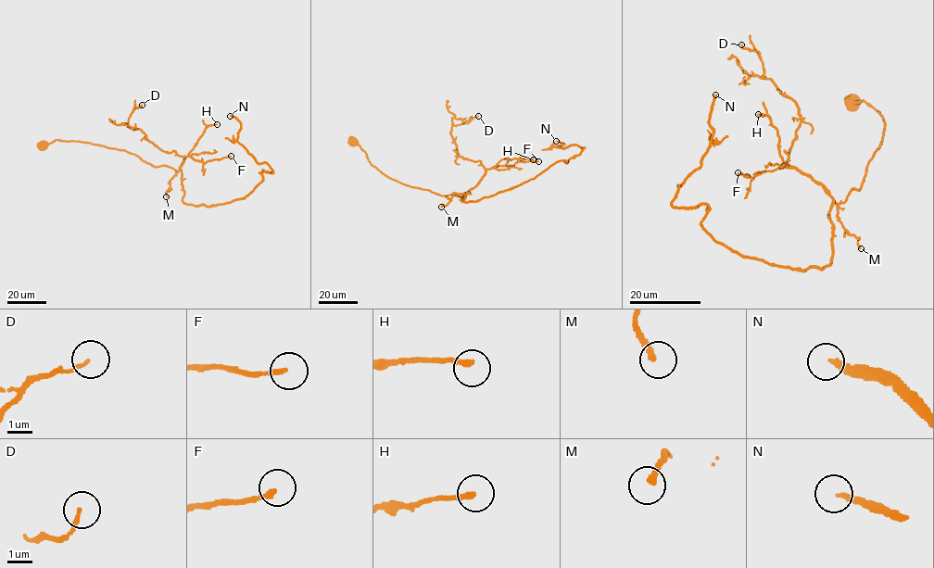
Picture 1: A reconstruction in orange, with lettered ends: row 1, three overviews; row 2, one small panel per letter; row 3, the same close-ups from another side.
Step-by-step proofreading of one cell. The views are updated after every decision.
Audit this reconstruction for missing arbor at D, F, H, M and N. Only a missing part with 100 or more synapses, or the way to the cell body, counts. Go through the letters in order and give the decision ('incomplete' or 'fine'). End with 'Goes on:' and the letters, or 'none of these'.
D: fine
F: fine
H: fine
M: fine
N: incomplete
Goes on: N

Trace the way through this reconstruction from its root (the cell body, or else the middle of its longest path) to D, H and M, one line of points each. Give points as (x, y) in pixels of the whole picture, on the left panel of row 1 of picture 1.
D: (42, 145), (85, 142), (177, 172), (184, 156), (163, 151), (126, 124), (142, 105)
H: (42, 145), (58, 140), (85, 142), (126, 150), (155, 167), (170, 167), (177, 172), (205, 128), (217, 124)
M: (42, 145), (58, 140), (85, 142), (126, 150), (155, 167), (170, 167), (176, 172), (166, 196)

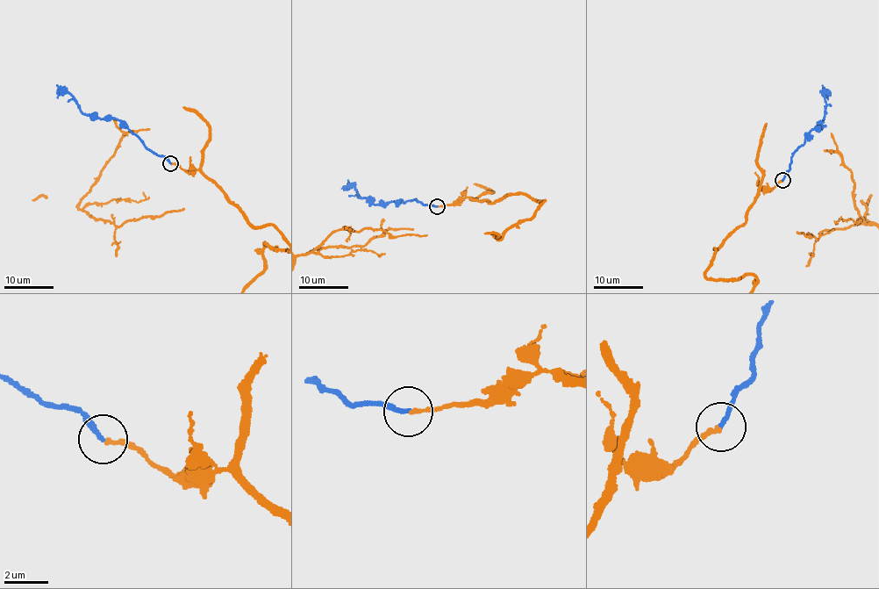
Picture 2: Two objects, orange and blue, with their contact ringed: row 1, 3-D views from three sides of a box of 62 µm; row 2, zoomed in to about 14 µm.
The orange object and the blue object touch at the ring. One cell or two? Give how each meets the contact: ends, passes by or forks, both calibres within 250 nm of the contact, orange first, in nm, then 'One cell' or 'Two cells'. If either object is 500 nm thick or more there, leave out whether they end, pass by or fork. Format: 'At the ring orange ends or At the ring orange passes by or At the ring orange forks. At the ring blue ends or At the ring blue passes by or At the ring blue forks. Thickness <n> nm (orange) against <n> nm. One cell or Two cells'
At the ring orange ends. At the ring blue ends. Thickness 170 nm (orange) against 200 nm. One cell

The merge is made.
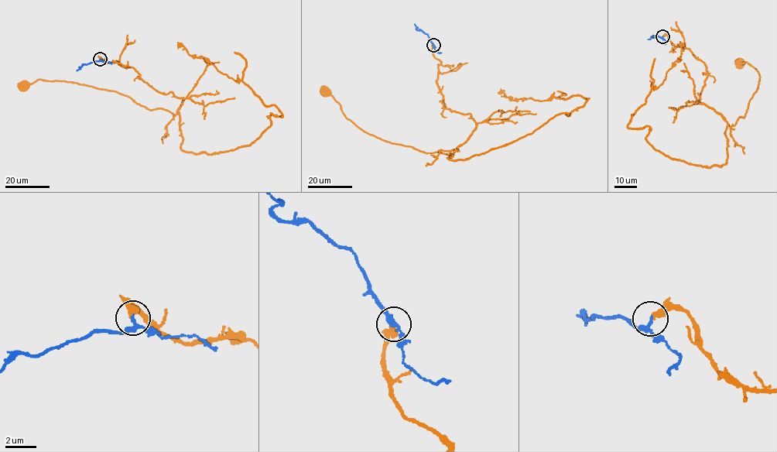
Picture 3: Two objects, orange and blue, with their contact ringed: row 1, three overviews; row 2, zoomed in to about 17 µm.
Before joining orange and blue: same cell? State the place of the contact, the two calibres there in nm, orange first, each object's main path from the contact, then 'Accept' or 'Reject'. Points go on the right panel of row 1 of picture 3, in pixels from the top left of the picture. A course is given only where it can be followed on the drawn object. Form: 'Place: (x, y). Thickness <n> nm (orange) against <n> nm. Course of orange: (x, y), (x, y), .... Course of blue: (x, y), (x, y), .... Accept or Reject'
Place: (662, 36). Thickness 380 nm (orange) against 240 nm. Course of orange: (662, 36), (703, 62), (706, 77), (699, 99), (730, 125), (744, 116), (760, 77), (747, 63), (739, 63). Course of blue: (662, 36), (653, 35), (648, 39). Accept

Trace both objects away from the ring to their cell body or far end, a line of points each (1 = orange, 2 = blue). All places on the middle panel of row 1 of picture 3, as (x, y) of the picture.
1: (432, 44), (445, 107), (476, 123), (449, 155), (364, 131), (325, 91)
2: (432, 44), (427, 35), (419, 30), (414, 24)

